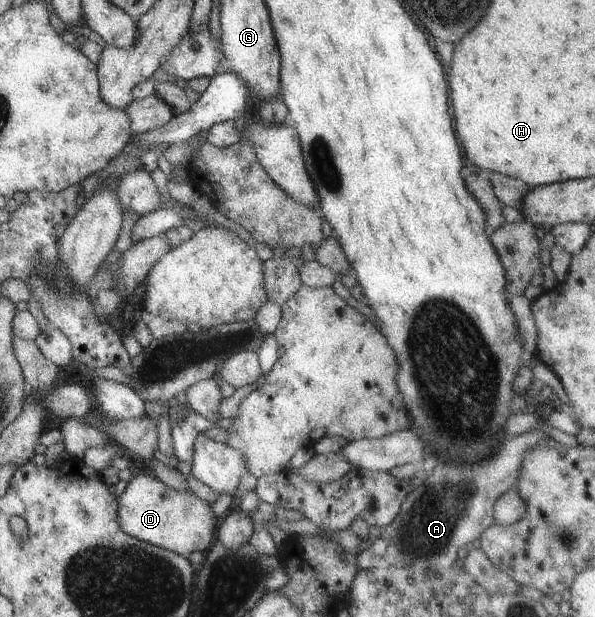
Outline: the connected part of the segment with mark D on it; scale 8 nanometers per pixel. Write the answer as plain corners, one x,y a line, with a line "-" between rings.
140,474
126,483
116,500
121,531
143,543
188,556
192,551
204,554
215,540
219,520
215,519
211,506
191,491
175,491
157,478

